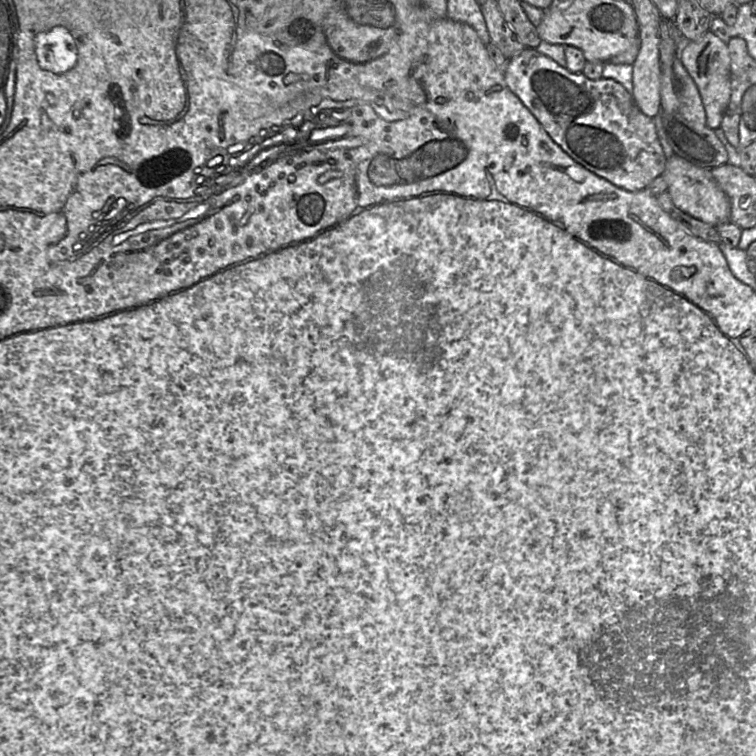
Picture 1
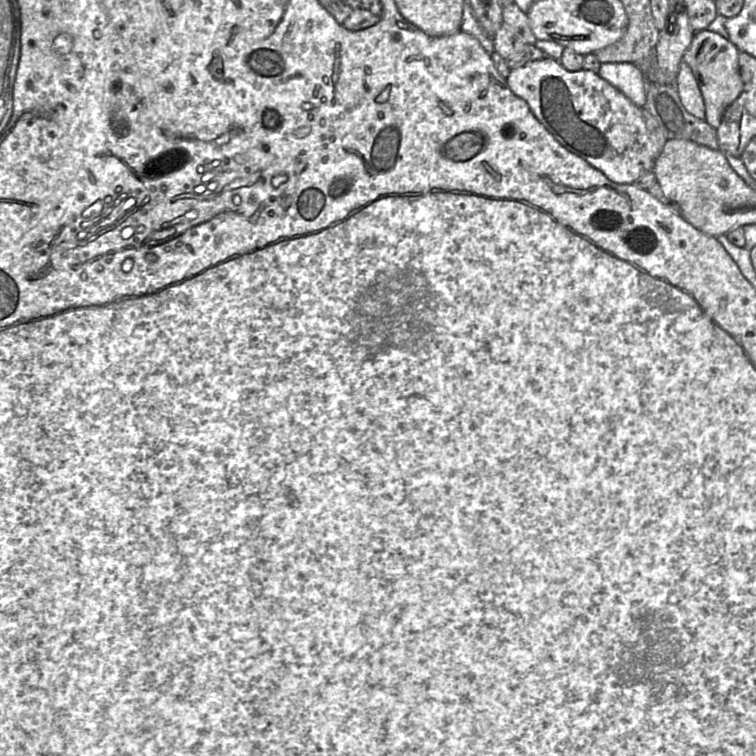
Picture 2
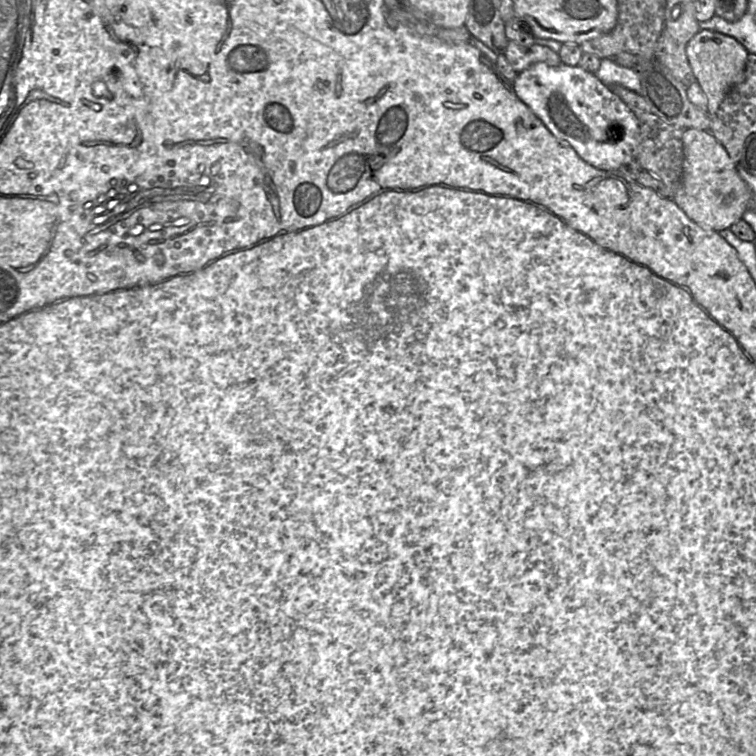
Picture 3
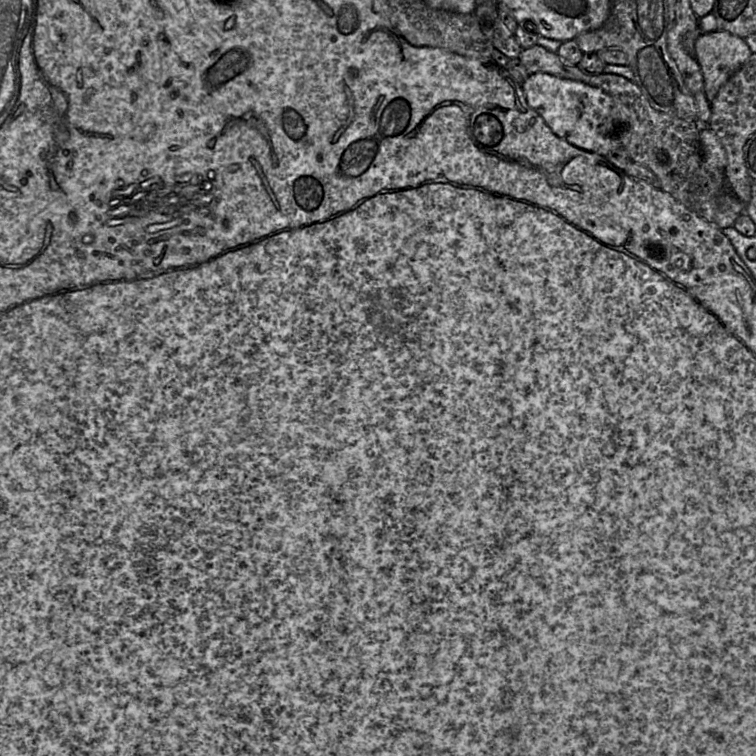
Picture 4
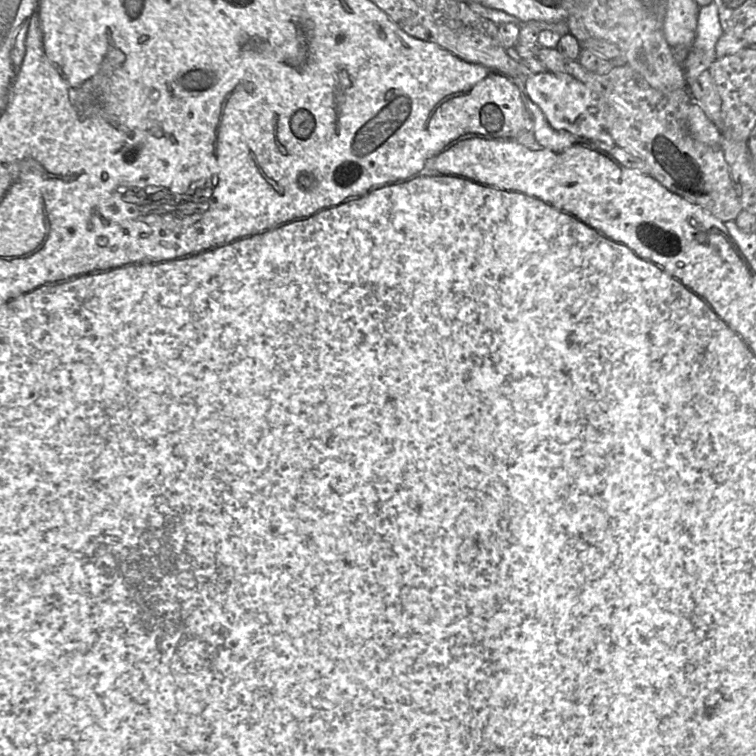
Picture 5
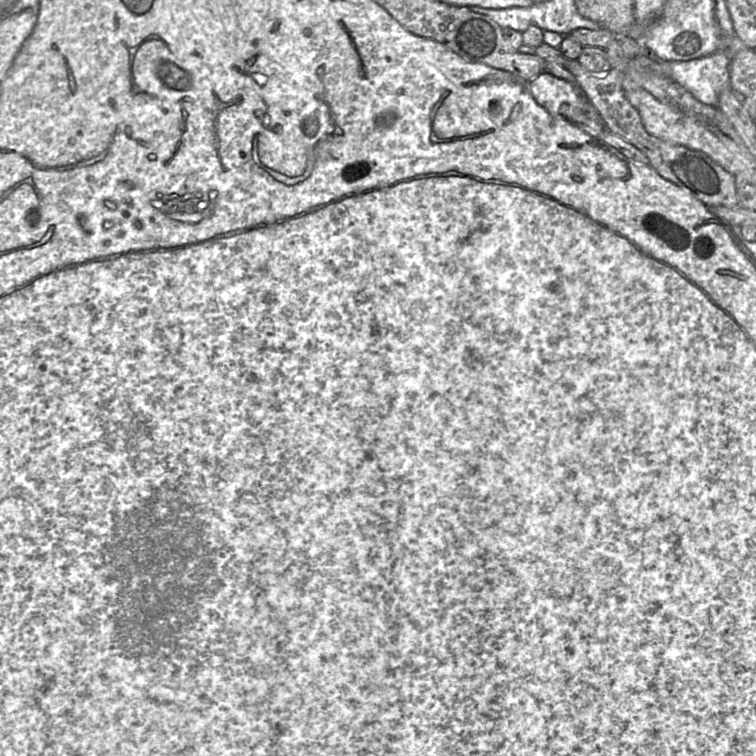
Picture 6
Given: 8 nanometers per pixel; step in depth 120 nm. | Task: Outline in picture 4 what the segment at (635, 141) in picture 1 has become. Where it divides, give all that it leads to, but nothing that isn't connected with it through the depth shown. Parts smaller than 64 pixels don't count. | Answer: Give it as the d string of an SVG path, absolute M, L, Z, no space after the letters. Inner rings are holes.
M543 72L529 75L521 86L528 105L544 119L551 130L561 139L582 150L604 157L612 150L624 147L624 136L630 129L626 109L602 89L581 81L560 78Z

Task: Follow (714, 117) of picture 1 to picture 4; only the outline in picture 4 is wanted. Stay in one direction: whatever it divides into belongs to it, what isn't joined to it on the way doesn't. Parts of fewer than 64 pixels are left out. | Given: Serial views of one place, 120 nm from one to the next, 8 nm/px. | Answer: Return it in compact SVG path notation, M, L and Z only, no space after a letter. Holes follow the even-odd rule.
M723 30L700 33L694 57L704 78L704 93L711 103L722 85L752 54L744 39Z

